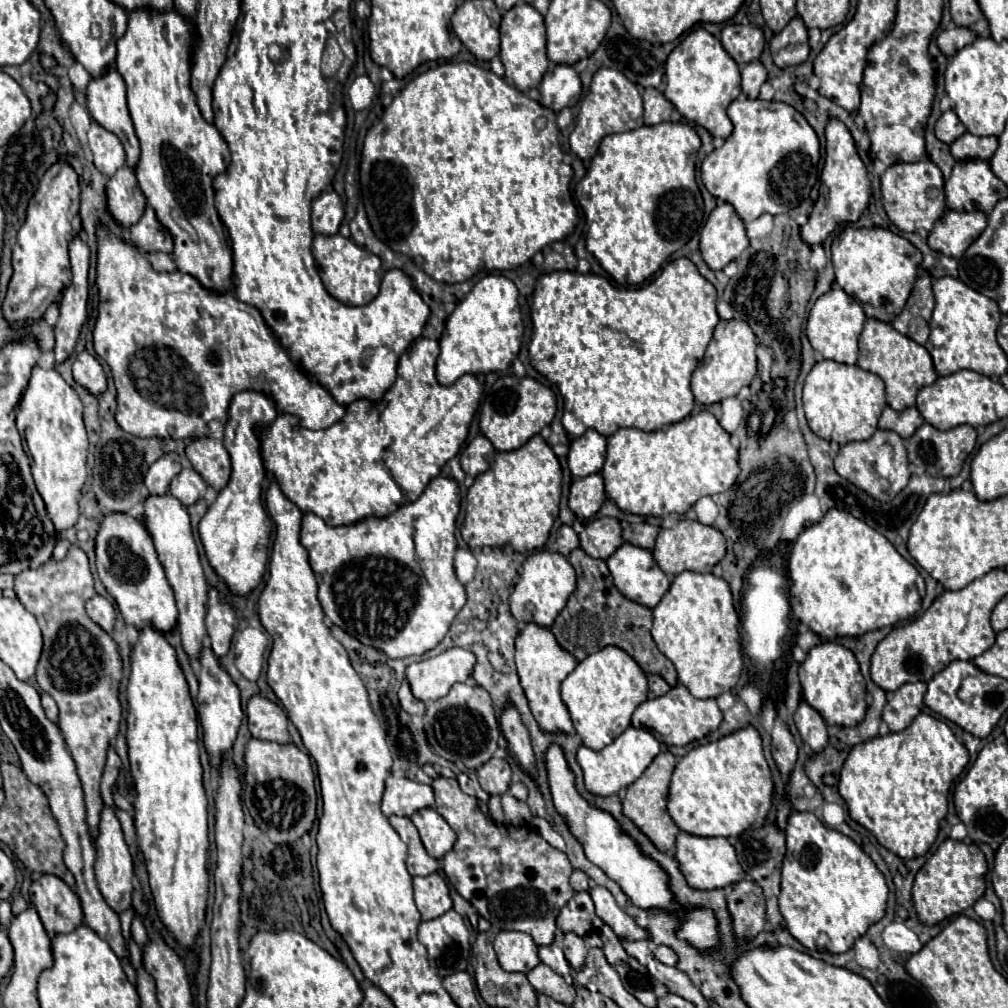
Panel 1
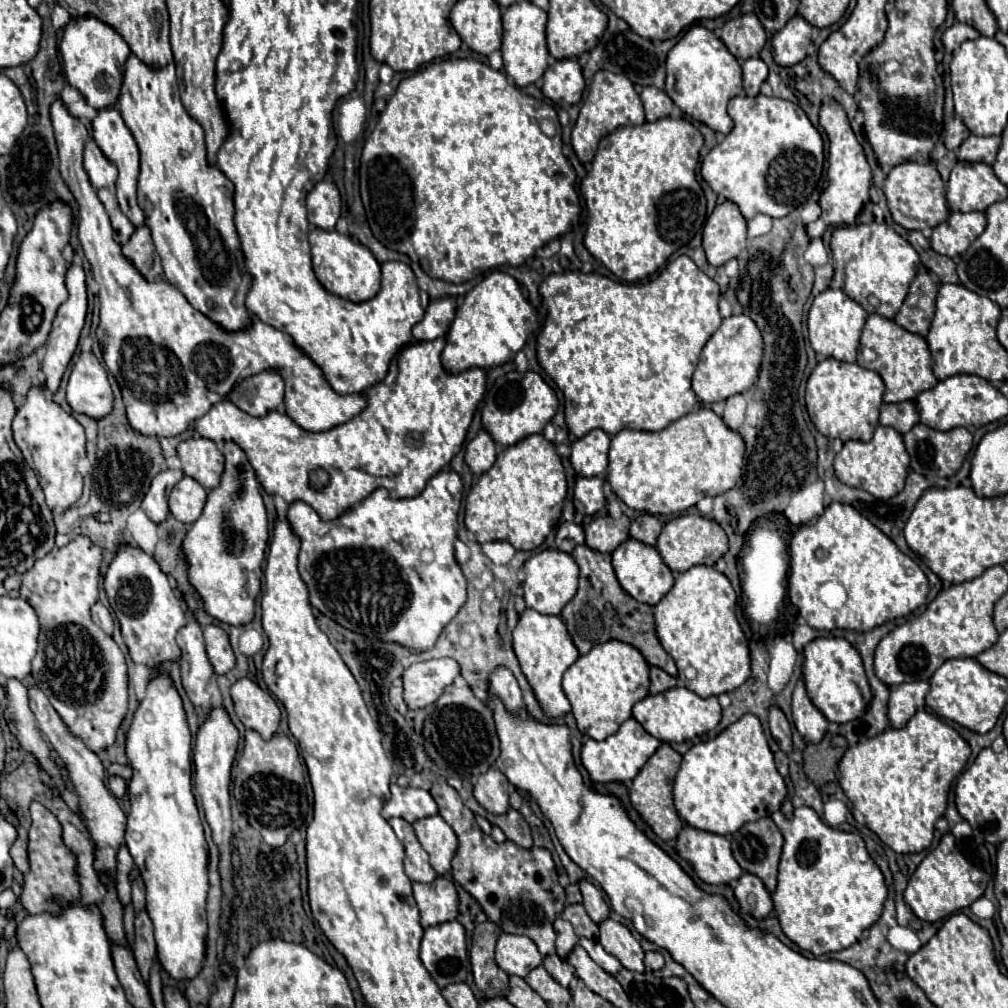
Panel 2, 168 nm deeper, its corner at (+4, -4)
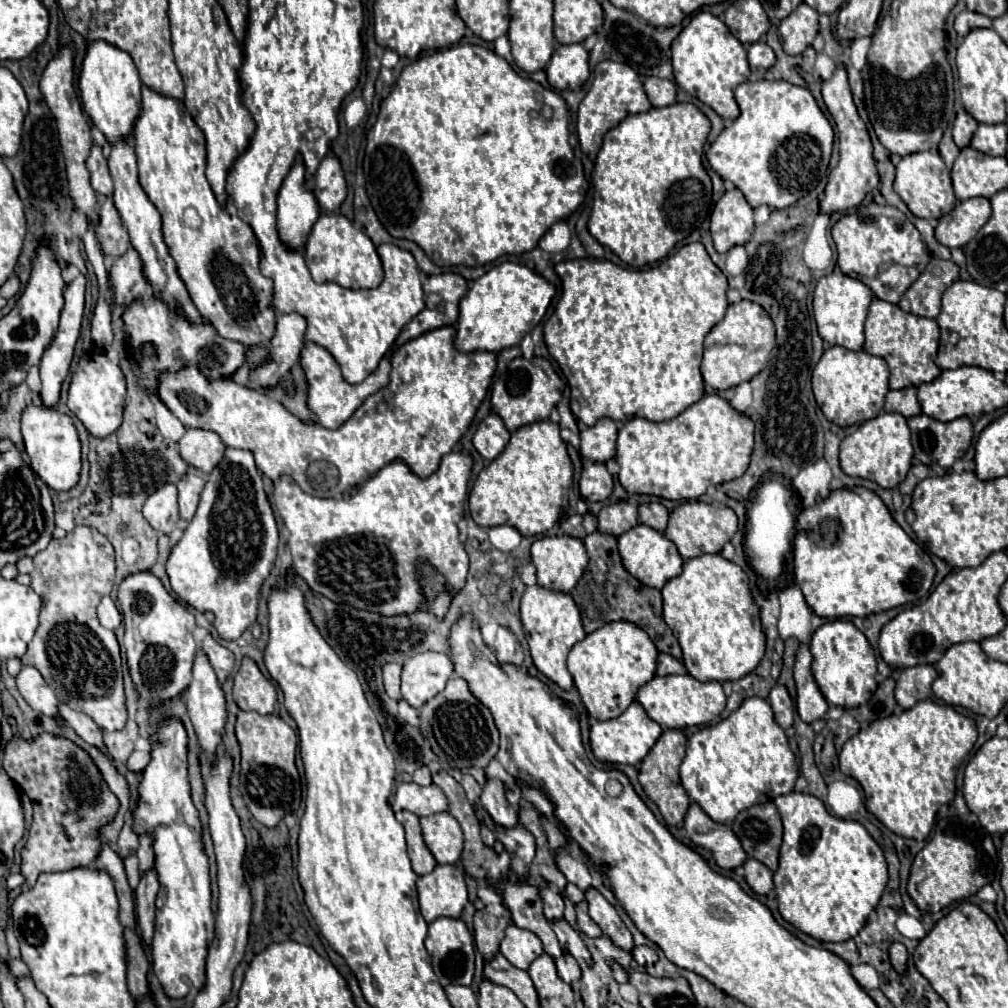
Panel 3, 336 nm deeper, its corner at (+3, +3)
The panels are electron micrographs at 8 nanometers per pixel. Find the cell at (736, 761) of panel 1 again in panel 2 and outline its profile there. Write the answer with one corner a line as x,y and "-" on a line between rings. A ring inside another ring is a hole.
744,715
712,741
690,747
690,751
682,757
680,769
674,779
674,807
682,823
716,835
732,835
748,821
770,817
780,809
784,797
786,785
774,765
774,755
770,753
764,729
756,715

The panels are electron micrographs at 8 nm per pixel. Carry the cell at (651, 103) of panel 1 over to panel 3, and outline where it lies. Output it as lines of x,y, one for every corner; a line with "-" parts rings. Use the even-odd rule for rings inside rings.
651,76
645,80
645,92
649,96
649,102
653,108
671,106
677,100
677,84
673,80
663,80
657,76

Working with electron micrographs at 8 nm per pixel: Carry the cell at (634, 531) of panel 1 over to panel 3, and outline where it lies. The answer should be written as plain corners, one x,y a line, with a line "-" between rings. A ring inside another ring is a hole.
645,502
639,506
639,522
659,532
667,528
667,518
669,518
669,510
661,502

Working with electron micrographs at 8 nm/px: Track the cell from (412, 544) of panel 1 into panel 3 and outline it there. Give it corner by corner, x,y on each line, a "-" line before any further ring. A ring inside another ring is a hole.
449,452
443,456
435,474
425,480
419,478
403,460
395,460
373,474
351,498
317,498
305,494
291,476
281,476
273,484
273,498
279,516
289,530
289,550
293,556
295,572
317,594
327,596
337,604
351,604
355,608
379,612
385,616
411,614
419,608
429,608
439,618
449,608
451,594
439,594
435,602
427,602
421,594
421,586
415,578
417,560
429,560
445,578
453,590
465,584
469,570
469,558
459,540
457,524
463,516
463,504
467,500
467,484
471,478
473,458
463,452

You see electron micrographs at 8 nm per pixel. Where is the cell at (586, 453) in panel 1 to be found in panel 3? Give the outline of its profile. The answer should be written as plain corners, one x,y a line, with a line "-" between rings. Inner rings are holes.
611,418
597,420
595,426
581,432
581,454
593,462
607,462
615,458
617,422

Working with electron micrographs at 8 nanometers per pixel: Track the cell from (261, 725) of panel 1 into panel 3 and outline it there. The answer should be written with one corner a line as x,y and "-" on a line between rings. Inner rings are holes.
243,658
241,668
235,674
233,698
241,710
271,714
275,710
277,692
275,686
261,674
257,664
251,658

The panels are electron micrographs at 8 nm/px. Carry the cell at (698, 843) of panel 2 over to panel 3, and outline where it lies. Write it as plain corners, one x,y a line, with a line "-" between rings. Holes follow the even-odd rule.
691,804
685,816
685,830
687,836
695,842
701,844
703,848
711,850
715,856
715,862
721,868
737,868
745,862
747,854
741,848
741,842
737,840
737,836
719,822
713,822
699,804

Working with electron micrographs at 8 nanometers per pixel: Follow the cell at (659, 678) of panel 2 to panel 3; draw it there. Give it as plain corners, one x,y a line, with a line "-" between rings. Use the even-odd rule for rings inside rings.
659,654
657,658
657,676
667,676
667,674
685,674
685,666
681,660
673,658
671,654

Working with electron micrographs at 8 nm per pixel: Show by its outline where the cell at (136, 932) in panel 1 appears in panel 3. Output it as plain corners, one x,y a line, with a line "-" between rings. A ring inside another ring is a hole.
139,834
139,848
137,848
137,858
139,858
139,870
151,870
155,864
155,852
153,852
153,836
151,834

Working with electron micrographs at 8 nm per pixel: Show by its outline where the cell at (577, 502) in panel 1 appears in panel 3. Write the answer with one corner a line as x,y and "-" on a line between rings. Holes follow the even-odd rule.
589,464
579,480
579,490
585,500
599,502
611,496
613,492
613,476
607,472
605,464

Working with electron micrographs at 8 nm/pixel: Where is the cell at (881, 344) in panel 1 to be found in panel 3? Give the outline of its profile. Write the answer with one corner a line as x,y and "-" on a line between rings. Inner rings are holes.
875,298
871,302
869,316
865,322
865,346
863,346
863,350
873,354
873,356
881,356
889,364
891,390
919,386
919,384
935,380
941,372
935,364
937,346
939,346
939,326
935,320
903,312
897,304
889,304
885,300

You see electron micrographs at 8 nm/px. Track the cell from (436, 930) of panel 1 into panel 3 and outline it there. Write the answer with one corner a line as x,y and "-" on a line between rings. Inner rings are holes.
439,918
433,924
429,924
429,934
425,938
425,948
431,956
433,972
437,974
441,986
449,986
449,984
469,986
471,984
473,972
475,972
475,946
473,946
473,936
467,930
463,920

